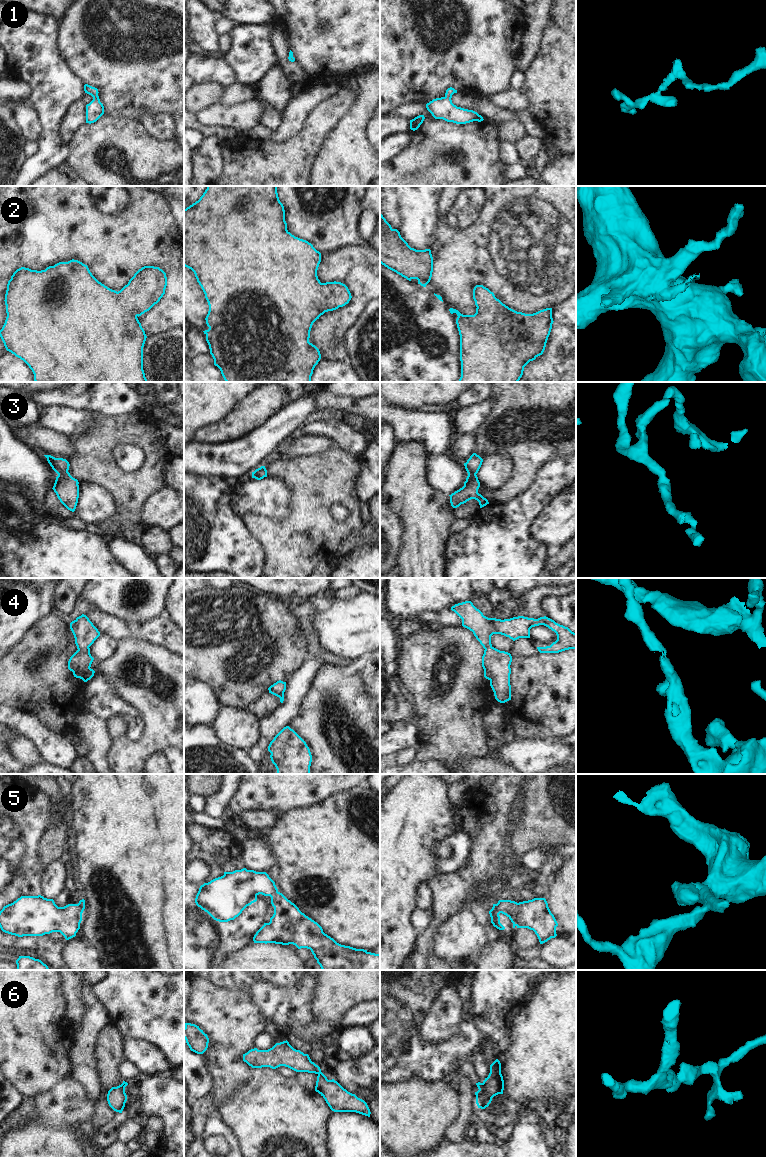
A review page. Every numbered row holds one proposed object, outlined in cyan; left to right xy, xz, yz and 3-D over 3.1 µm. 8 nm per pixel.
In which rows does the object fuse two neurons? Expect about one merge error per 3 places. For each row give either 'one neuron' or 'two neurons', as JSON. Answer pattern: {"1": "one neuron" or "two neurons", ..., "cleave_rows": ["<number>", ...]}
{"1": "one neuron", "2": "one neuron", "3": "one neuron", "4": "one neuron", "5": "one neuron", "6": "one neuron", "cleave_rows": []}

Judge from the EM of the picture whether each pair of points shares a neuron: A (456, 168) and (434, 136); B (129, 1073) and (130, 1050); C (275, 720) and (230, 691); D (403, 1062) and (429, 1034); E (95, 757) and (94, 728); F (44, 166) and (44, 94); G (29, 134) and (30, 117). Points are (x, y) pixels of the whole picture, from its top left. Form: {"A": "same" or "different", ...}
{"A": "same", "B": "different", "C": "different", "D": "different", "E": "same", "F": "same", "G": "same"}

